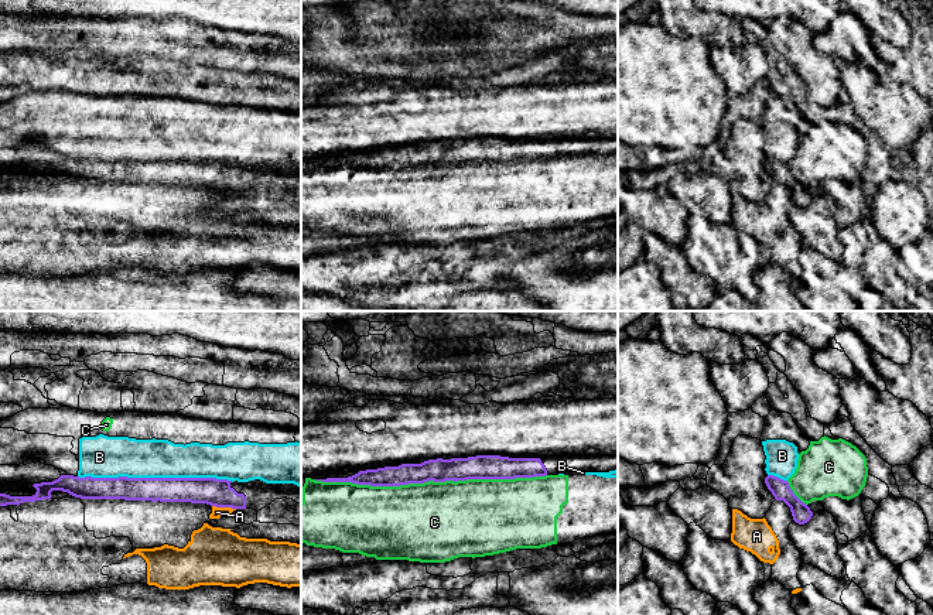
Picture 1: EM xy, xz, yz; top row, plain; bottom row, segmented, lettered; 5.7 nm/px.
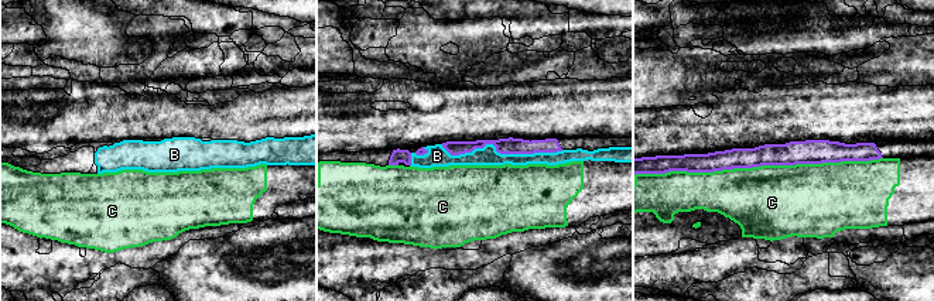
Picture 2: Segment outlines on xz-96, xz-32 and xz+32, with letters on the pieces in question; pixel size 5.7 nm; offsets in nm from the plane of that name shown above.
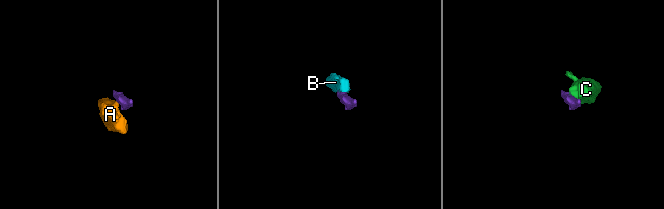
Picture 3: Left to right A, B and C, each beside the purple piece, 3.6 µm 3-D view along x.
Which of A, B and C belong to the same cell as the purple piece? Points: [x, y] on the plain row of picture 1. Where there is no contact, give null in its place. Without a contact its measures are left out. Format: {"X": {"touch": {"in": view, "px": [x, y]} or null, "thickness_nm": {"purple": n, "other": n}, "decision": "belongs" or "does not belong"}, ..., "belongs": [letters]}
{"A": {"touch": {"in": "xy", "px": [224, 190]}, "thickness_nm": {"purple": 160, "other": 60}, "decision": "does not belong"}, "B": {"touch": {"in": "xy", "px": [156, 161]}, "thickness_nm": {"purple": 140, "other": 220}, "decision": "does not belong"}, "C": {"touch": {"in": "xz", "px": [430, 163]}, "thickness_nm": {"purple": 130, "other": 460}, "decision": "does not belong"}, "belongs": []}

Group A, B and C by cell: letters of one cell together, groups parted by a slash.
A / B / C

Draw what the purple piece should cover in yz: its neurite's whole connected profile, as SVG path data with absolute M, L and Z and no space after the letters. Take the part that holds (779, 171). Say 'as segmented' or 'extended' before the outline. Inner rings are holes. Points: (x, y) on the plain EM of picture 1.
as segmented; M768 158L765 161L765 167L776 184L783 184L790 191L793 204L796 206L804 208L811 202L813 195L793 177L787 164Z

